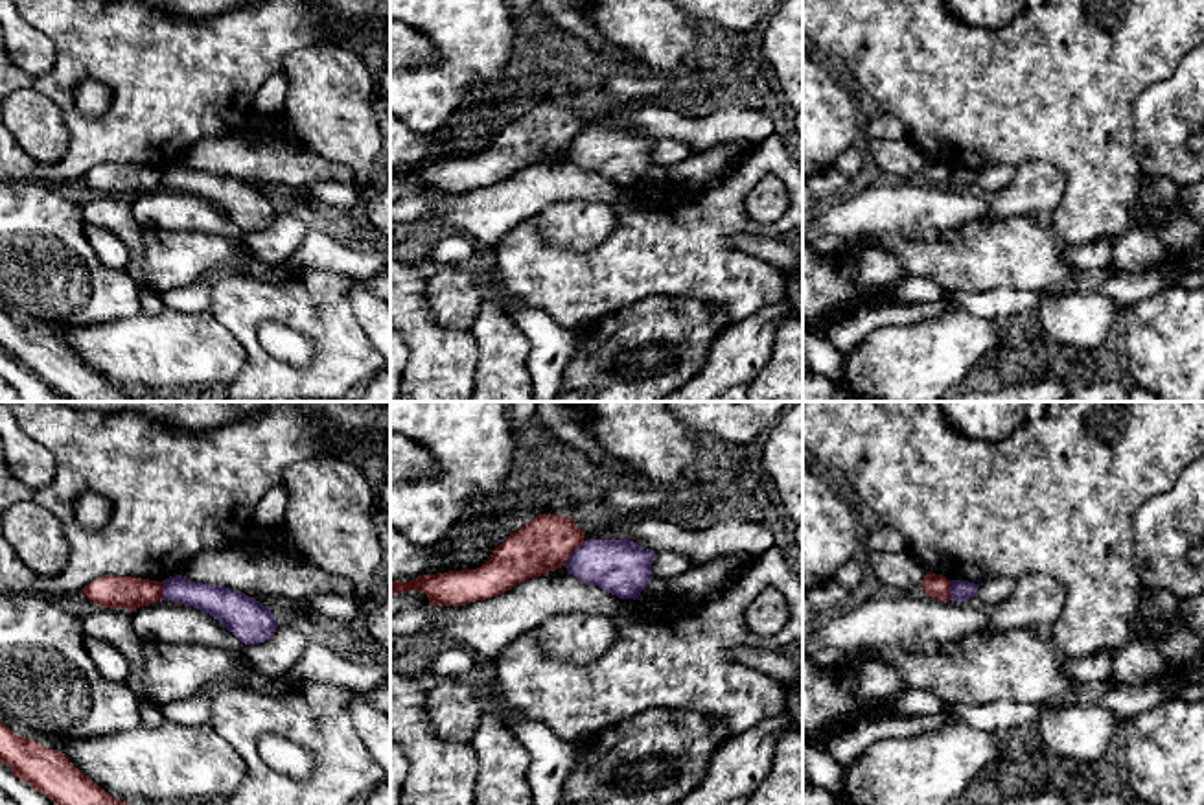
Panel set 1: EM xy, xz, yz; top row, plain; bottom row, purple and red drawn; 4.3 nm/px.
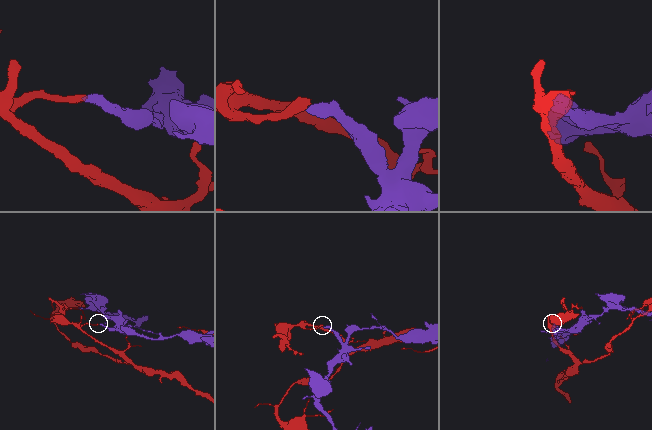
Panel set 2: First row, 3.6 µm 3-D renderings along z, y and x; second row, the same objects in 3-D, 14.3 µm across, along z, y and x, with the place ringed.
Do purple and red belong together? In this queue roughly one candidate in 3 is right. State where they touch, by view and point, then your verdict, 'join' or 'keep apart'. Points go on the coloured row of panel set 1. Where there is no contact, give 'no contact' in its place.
meets purple in xz at (571, 553); keep apart

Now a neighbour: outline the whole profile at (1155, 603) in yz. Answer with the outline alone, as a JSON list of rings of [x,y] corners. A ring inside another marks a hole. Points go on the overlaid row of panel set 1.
[[[1143,589],[1141,613],[1151,623],[1156,619],[1175,619],[1182,599],[1167,589]]]

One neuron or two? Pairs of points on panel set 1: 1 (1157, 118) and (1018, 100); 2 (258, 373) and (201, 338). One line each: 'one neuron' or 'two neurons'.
1: two neurons
2: two neurons

